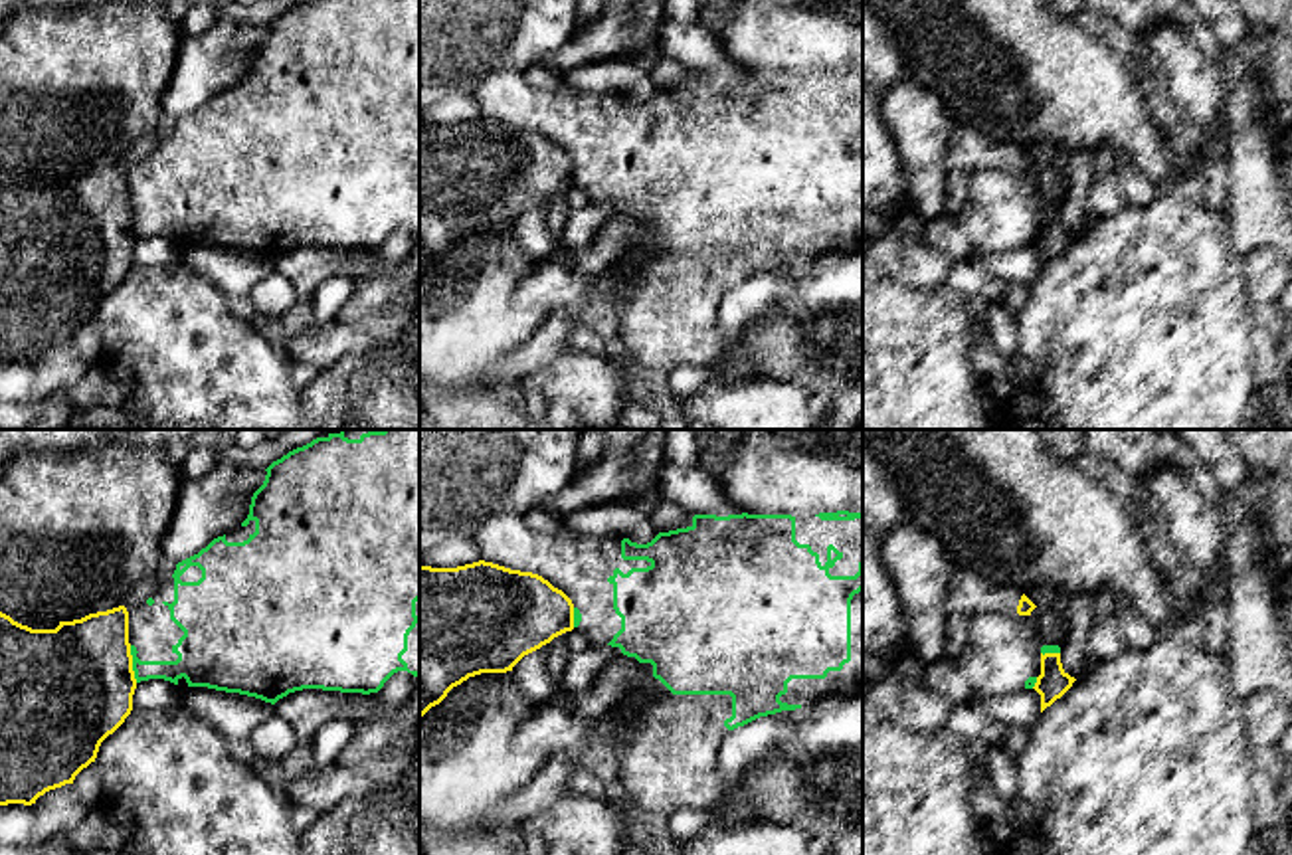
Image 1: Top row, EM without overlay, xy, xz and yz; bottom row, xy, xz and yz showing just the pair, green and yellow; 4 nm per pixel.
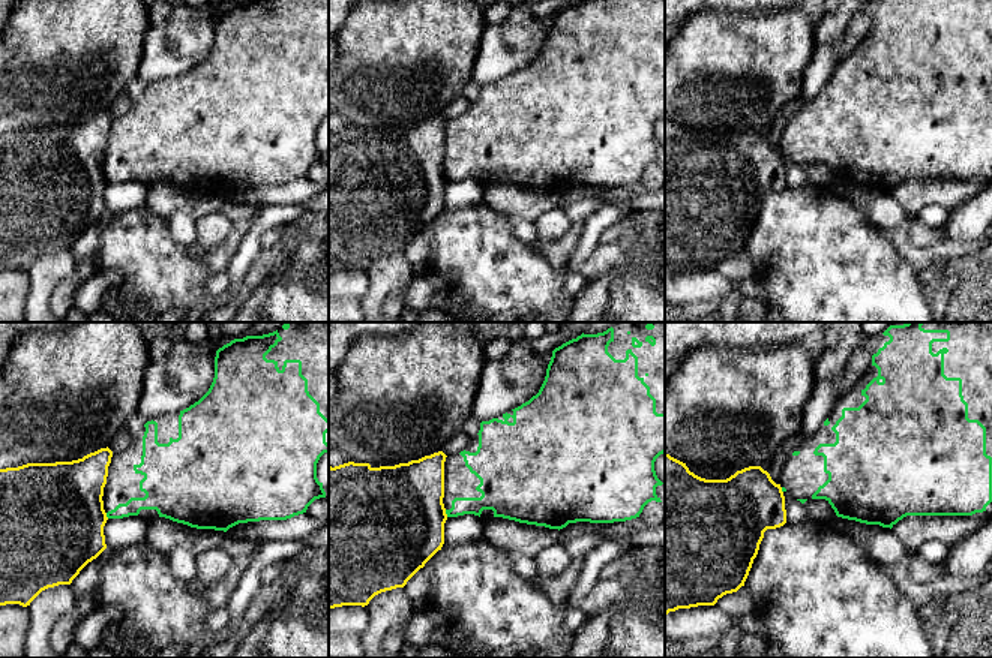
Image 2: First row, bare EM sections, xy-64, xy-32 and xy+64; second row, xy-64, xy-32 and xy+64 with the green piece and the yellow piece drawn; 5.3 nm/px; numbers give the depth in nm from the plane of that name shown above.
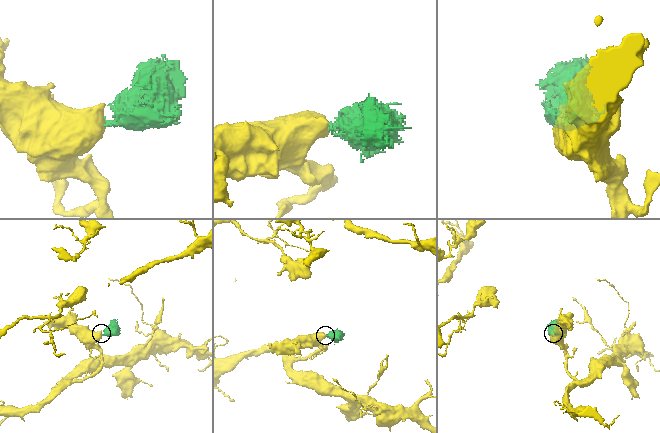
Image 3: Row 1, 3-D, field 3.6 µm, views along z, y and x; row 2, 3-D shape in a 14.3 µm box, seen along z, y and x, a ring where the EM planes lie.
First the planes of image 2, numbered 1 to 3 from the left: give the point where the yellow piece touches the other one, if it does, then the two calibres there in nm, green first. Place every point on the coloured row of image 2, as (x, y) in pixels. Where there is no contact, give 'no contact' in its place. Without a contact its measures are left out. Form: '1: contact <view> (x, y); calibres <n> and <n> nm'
1: contact xy-64 (107, 516); calibres 90 and 480 nm
2: contact xy-32 (446, 513); calibres 110 and 480 nm
3: contact xy+64 (782, 490); calibres 20 and 360 nm

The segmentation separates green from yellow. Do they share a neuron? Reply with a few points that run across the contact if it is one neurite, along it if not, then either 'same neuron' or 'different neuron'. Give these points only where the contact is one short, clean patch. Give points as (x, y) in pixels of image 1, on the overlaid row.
line xy (129, 646), (137, 681); different neuron

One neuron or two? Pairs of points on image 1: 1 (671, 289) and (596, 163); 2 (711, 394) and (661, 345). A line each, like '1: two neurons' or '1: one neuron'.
1: one neuron
2: two neurons

